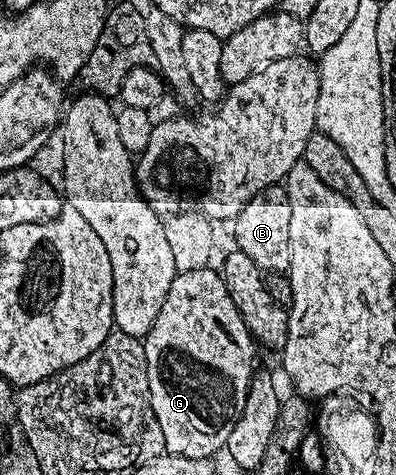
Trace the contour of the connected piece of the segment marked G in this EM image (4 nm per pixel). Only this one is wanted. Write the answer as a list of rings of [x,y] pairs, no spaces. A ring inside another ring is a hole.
[[[208,266],[176,274],[161,306],[161,314],[157,314],[157,322],[153,322],[143,340],[151,405],[157,422],[161,422],[161,434],[165,434],[165,449],[189,459],[211,458],[227,447],[227,439],[247,402],[251,377],[257,371],[254,366],[256,347],[245,346],[231,331],[230,322],[237,310],[222,275],[213,269]]]

